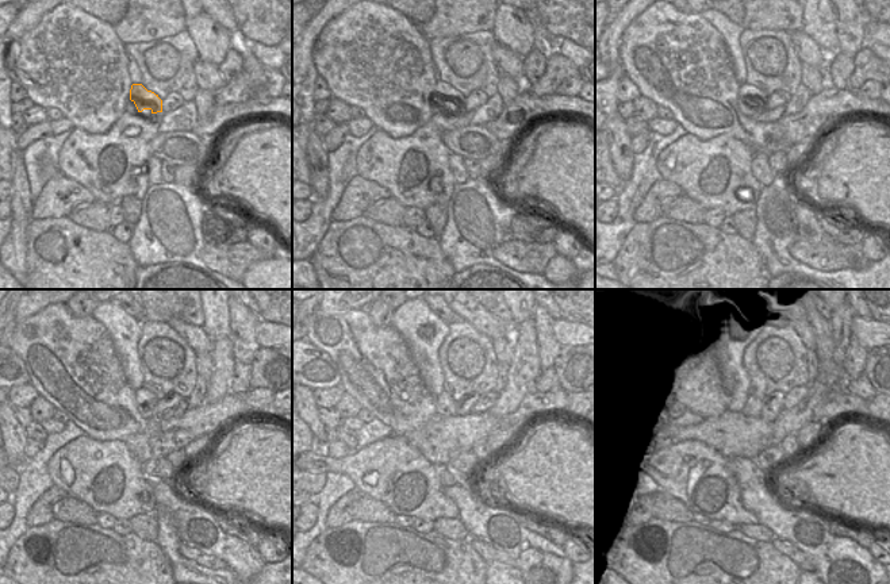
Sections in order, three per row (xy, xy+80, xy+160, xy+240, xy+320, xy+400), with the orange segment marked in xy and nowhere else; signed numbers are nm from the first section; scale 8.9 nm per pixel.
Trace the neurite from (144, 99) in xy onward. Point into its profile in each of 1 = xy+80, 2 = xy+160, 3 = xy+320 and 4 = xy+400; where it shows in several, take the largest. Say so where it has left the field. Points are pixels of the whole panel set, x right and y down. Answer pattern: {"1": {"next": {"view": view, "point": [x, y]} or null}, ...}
{"1": {"next": {"view": "xy+80", "point": [447, 99]}}, "2": {"next": {"view": "xy+160", "point": [750, 99]}}, "3": {"next": {"view": "xy+320", "point": [445, 404]}}, "4": {"next": {"view": "xy+400", "point": [752, 408]}}}

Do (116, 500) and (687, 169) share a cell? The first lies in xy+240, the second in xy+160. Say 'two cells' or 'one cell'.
one cell

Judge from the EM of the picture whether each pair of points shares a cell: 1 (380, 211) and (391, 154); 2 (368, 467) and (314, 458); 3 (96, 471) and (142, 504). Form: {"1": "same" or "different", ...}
{"1": "different", "2": "same", "3": "same"}

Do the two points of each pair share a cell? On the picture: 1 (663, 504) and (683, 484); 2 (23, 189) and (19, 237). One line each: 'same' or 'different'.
1: different
2: same

